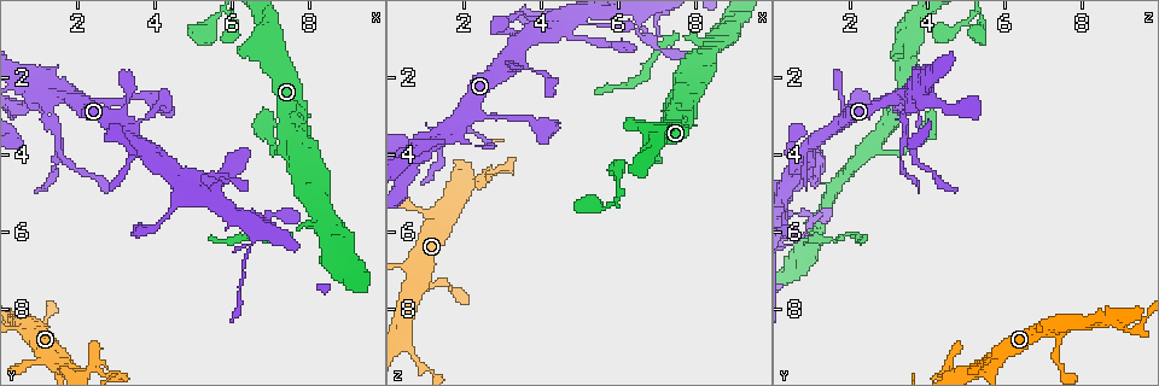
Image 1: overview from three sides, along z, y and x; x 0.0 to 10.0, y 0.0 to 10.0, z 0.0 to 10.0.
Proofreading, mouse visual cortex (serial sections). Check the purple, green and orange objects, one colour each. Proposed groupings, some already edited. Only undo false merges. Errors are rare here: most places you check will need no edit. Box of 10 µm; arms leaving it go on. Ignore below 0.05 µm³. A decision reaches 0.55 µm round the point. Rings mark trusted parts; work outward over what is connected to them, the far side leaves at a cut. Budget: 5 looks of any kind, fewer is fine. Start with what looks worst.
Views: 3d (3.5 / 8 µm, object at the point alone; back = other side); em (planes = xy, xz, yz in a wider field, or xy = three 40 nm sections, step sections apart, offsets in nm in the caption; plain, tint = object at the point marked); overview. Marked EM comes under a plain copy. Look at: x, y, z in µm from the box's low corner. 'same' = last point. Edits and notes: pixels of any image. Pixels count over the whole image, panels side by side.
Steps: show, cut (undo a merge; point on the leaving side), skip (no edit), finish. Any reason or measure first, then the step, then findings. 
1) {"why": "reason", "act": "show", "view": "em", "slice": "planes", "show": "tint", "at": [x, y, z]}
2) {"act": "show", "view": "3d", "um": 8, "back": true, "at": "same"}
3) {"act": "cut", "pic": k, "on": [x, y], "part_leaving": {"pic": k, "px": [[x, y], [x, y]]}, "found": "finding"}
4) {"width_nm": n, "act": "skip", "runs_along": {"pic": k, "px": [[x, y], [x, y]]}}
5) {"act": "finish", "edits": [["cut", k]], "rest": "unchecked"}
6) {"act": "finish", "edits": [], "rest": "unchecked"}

{"why": "arms part here", "act": "show", "view": "3d", "um": 8, "at": [6.80, 5.65, 1.05]}

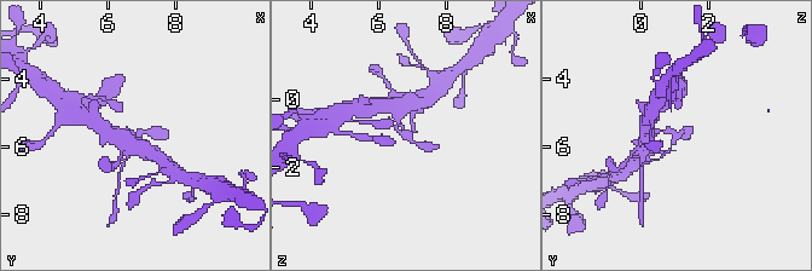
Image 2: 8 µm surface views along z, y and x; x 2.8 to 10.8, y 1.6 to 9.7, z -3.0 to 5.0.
{"why": "shape alone is not enough", "act": "show", "view": "em", "slice": "xy", "step": 2, "show": "tint", "at": "same"}

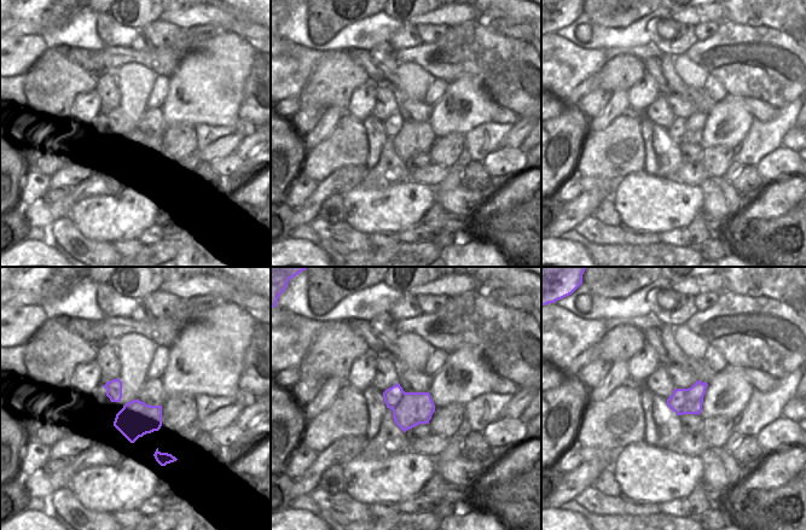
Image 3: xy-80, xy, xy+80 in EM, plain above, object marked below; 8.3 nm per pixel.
{"width_nm": 280, "act": "skip", "runs_along": {"pic": 2, "px": [[390, 110], [400, 134], [436, 146]]}, "found": "continuous, no second cell"}

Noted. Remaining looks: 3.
{"why": "sharp bend", "act": "show", "view": "3d", "um": 8, "at": [1.15, 9.45, 5.55]}

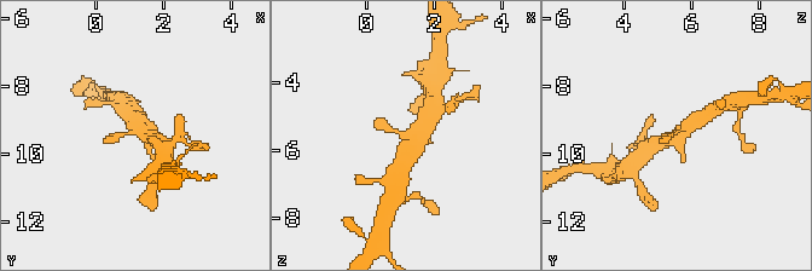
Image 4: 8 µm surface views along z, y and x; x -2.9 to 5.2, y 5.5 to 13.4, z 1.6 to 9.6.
{"why": "zoom in", "act": "show", "view": "3d", "um": 3.5, "at": "same"}

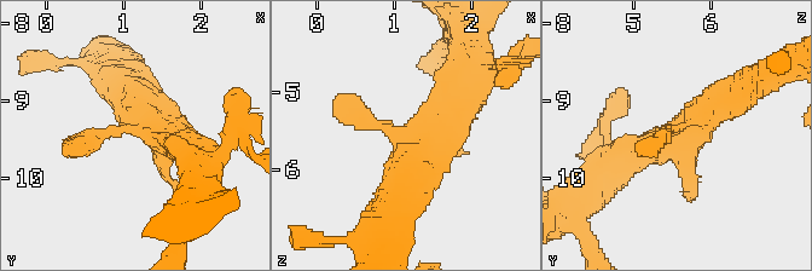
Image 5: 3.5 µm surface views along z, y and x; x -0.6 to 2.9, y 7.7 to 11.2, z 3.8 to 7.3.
{"act": "show", "view": "em", "slice": "xy", "step": 1, "show": "tint", "at": [1.20, 9.40, 5.50]}

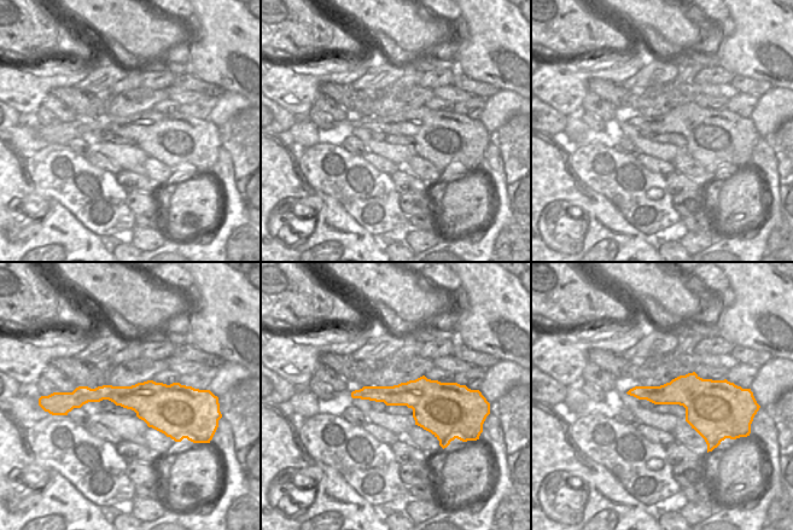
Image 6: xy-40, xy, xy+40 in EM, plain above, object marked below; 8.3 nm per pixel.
{"act": "skip", "runs_along": {"pic": 5, "px": [[741, 85], [642, 149]]}, "found": "one cell here"}

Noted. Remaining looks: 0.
{"act": "finish", "edits": [], "rest": "unchecked"}

